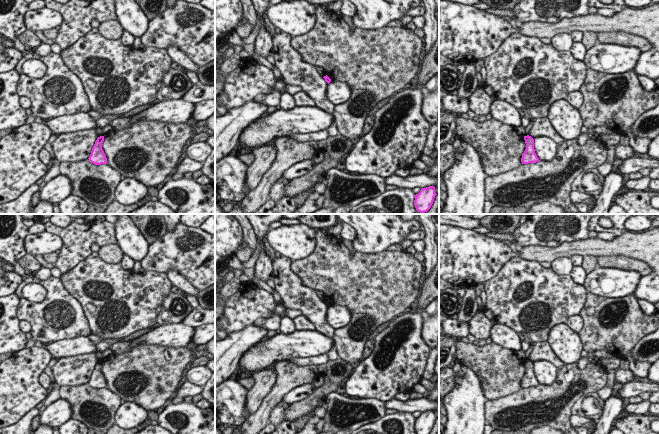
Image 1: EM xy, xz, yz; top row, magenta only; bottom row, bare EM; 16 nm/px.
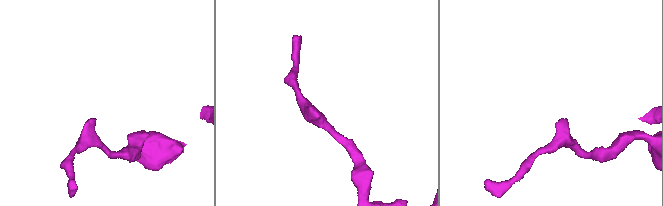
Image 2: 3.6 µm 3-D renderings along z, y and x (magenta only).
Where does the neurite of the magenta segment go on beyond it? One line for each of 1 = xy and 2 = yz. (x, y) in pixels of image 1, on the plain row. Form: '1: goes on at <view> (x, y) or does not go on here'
1: does not go on here
2: does not go on here

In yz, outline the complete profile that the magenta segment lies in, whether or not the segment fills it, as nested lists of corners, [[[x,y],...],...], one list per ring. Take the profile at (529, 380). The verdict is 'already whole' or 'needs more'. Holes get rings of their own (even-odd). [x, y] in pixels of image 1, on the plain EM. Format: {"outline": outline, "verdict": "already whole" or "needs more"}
{"outline": [[[527,359],[524,360],[524,364],[526,367],[526,373],[522,378],[522,382],[521,382],[522,388],[536,387],[540,385],[535,377],[534,363],[531,360]]], "verdict": "already whole"}

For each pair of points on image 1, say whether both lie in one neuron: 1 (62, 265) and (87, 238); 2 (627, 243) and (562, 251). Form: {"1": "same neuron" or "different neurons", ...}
{"1": "same neuron", "2": "same neuron"}

